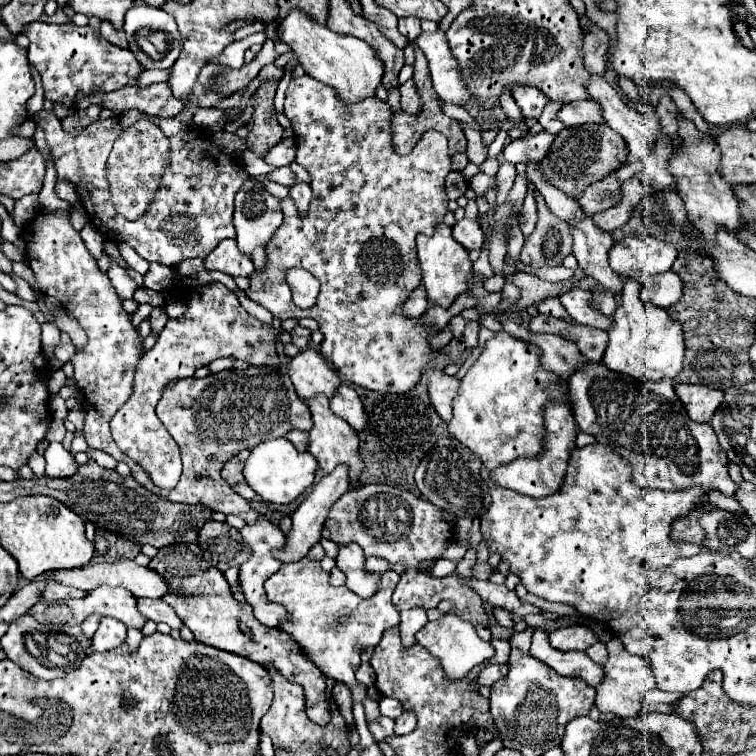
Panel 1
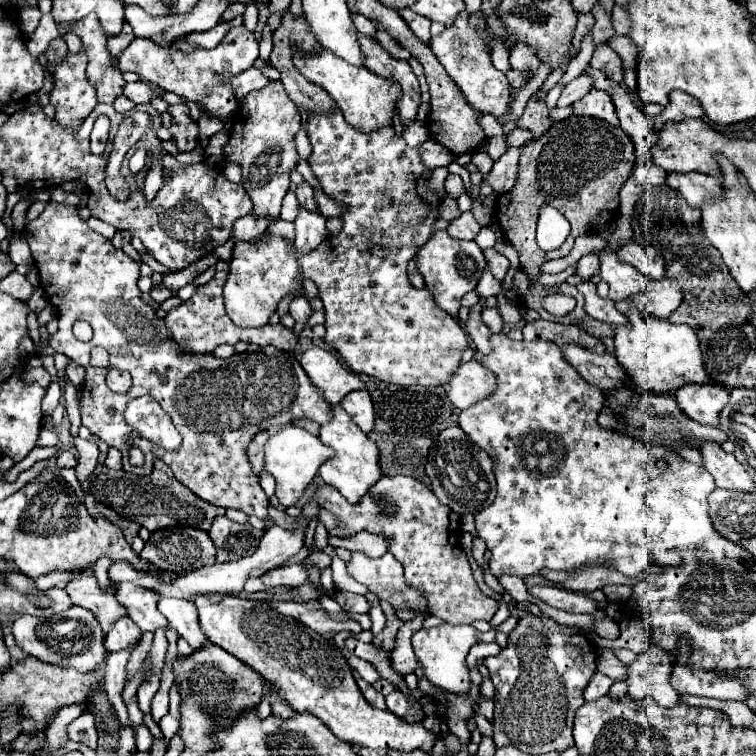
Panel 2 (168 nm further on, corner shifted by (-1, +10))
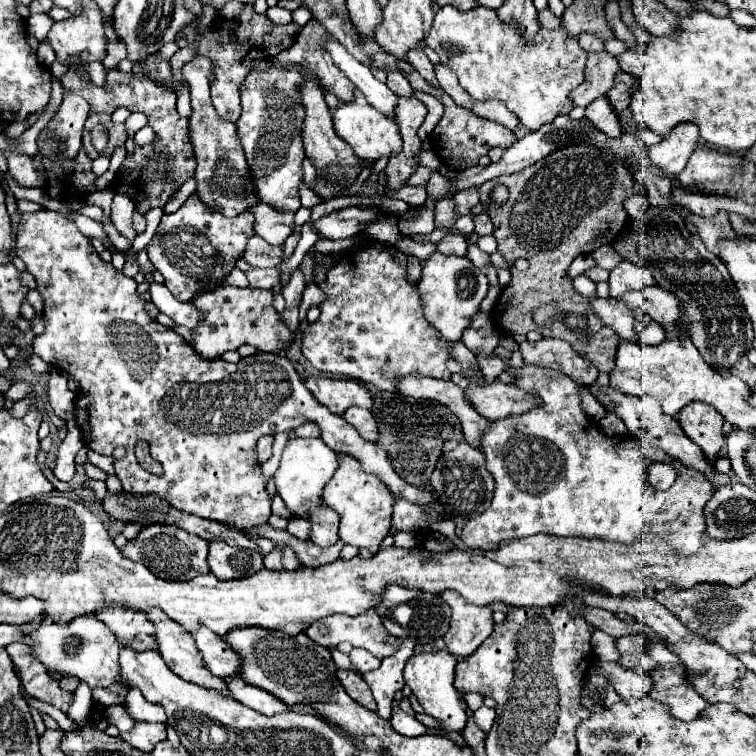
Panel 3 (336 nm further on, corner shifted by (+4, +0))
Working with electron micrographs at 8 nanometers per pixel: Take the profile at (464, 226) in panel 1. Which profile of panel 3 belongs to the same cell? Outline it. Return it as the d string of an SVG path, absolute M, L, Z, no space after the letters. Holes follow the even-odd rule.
M449 233L439 241L437 251L443 255L467 255L467 241L463 235Z

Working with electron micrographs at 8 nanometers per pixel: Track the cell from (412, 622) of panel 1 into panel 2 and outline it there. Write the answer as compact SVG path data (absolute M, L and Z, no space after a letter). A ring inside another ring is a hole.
M416 613L416 619L404 623L396 635L396 645L390 653L390 667L402 677L408 673L414 673L418 667L410 639L412 639L412 633L416 633L422 627L422 621L424 621L422 613Z

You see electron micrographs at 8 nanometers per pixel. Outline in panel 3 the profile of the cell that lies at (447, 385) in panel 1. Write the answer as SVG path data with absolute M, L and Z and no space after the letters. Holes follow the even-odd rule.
M501 381L469 383L465 387L465 399L481 417L489 421L503 419L507 415L519 415L535 405L531 395Z

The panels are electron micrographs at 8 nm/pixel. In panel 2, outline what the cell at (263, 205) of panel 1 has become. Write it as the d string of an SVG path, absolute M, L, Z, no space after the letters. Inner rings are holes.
M270 81L264 89L244 97L234 113L230 139L224 147L224 157L242 167L244 189L252 197L258 217L280 217L280 205L290 189L290 171L298 163L294 137L300 131L300 113L284 91L282 81Z

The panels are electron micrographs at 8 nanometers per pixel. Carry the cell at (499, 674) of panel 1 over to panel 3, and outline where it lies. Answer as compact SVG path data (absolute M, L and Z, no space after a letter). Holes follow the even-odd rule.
M485 705L475 711L475 723L477 723L485 733L491 729L493 719L495 719L495 711L489 709L489 707L485 707Z

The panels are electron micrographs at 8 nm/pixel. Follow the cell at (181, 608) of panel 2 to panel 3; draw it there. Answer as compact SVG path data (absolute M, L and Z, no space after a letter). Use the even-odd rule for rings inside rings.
M197 627L195 631L191 631L191 637L195 639L205 667L213 675L223 679L237 675L239 659L235 659L235 653L219 639L219 635L211 633L207 627Z

